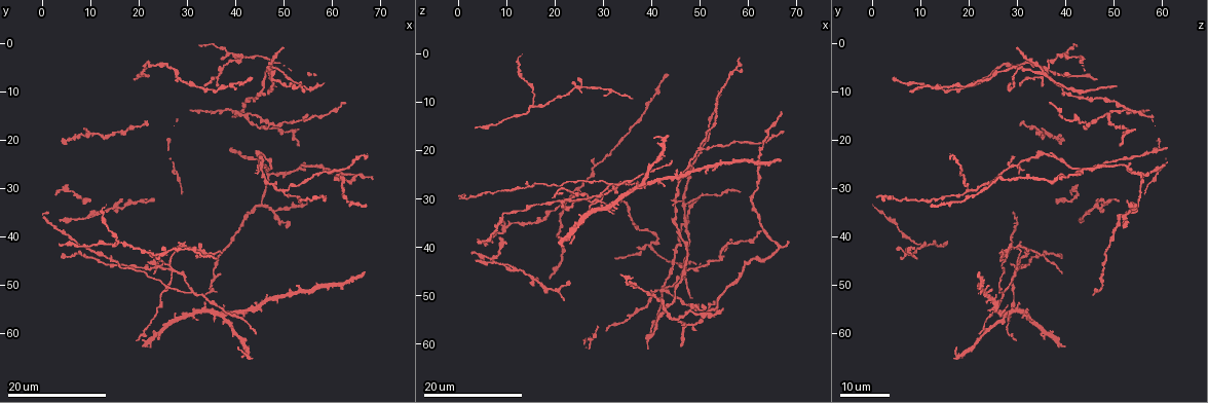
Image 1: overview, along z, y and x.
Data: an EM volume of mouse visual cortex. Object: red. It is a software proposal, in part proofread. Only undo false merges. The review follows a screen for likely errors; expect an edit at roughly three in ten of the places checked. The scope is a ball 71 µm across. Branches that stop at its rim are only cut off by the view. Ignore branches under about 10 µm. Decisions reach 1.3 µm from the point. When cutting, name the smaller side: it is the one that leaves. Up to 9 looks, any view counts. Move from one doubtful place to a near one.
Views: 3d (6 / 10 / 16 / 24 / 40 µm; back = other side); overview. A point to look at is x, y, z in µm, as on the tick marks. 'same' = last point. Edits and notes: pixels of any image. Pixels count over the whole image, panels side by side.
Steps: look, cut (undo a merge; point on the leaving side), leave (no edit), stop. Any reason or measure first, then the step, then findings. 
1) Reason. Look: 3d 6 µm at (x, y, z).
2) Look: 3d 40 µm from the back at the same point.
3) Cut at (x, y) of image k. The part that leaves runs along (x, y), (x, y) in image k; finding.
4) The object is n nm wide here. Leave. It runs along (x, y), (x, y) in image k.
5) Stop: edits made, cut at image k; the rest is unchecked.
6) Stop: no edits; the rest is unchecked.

Three arms meet. Look: 3d 16 µm at (50.0, 31.0, 19.5).

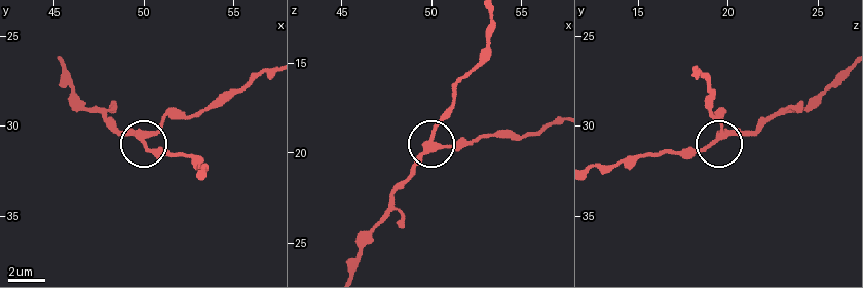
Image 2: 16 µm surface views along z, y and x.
Look: 3d 6 µm at (50.0, 30.8, 19.3).

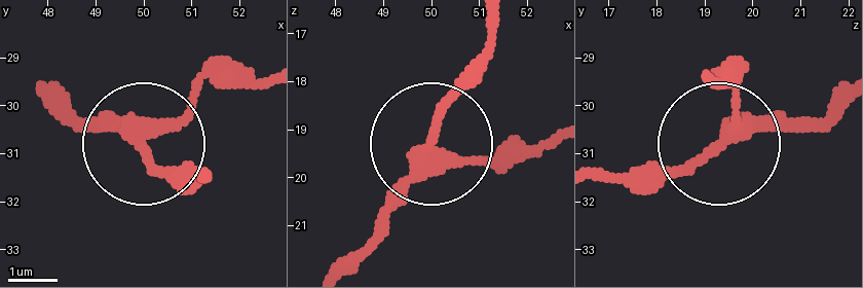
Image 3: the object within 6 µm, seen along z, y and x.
The object is 270 nm wide here. Leave. Continuous, no second neuron.

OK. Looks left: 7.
Thick turns thin. Look: 3d 24 µm at (54.5, 16.0, 42.5).

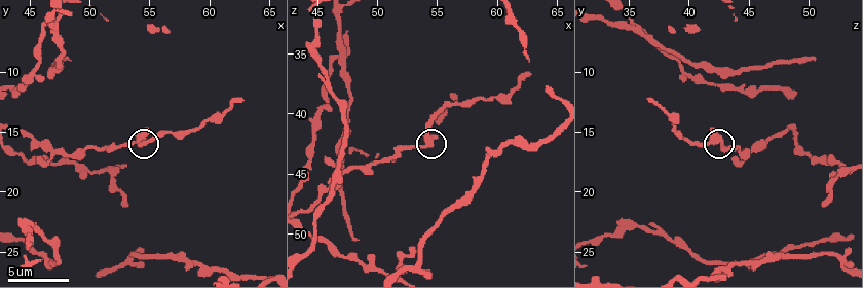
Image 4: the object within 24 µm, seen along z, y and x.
Look: 3d 10 µm at (54.4, 15.8, 42.6).

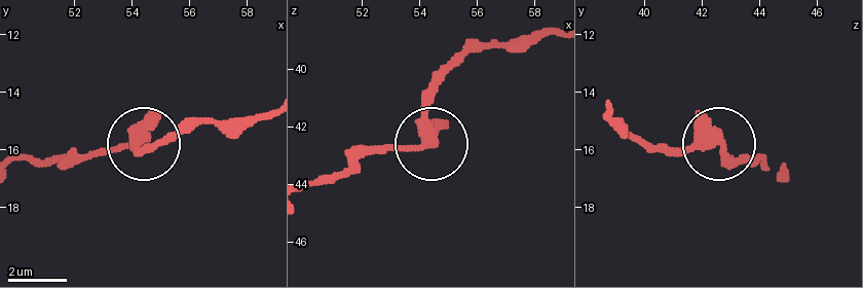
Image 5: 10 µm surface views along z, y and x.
The object is 360 nm wide here. Leave. It runs along (762, 163), (723, 146), (679, 153), (644, 148) in image 5; one neuron here.

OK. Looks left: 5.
Side arm on a straight run. Look: 3d 16 µm at (41.5, 15.0, 49.5).

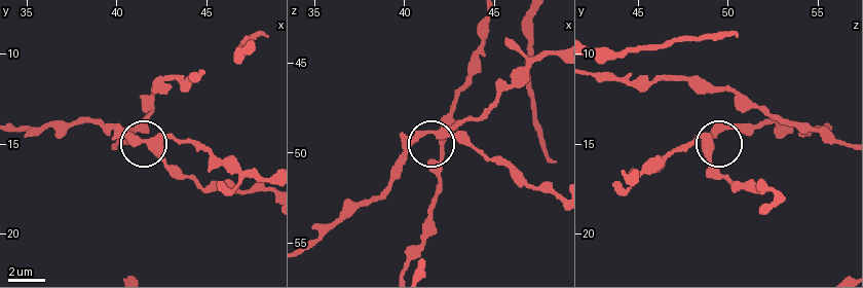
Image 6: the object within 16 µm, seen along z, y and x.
Look: 3d 10 µm at (41.8, 15.0, 48.9).

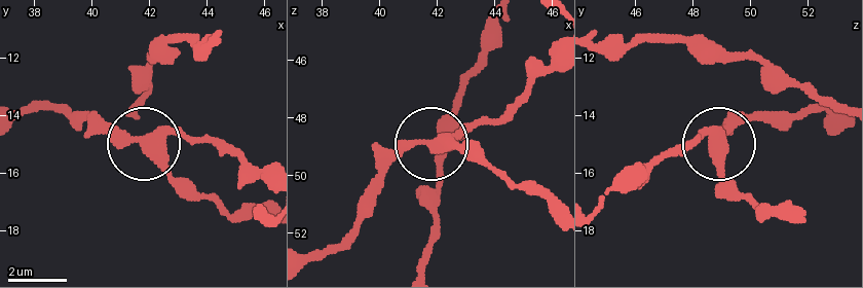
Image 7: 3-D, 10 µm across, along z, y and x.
3 arms meet here. Leave. Continuous, no second neuron.

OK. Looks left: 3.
Four arms meet. Look: 3d 16 µm at (27.0, 47.0, 30.0).

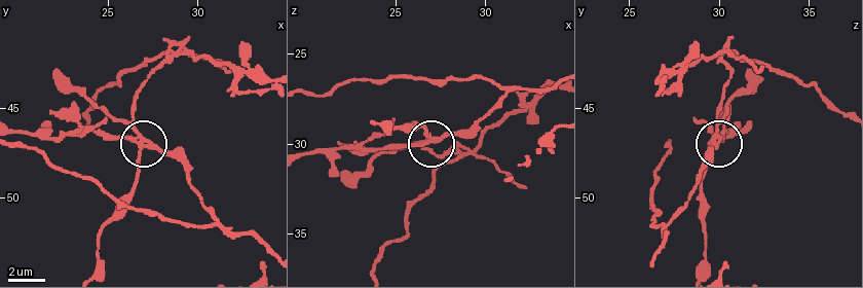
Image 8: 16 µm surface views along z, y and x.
Look: 3d 10 µm at (26.5, 46.7, 30.1).

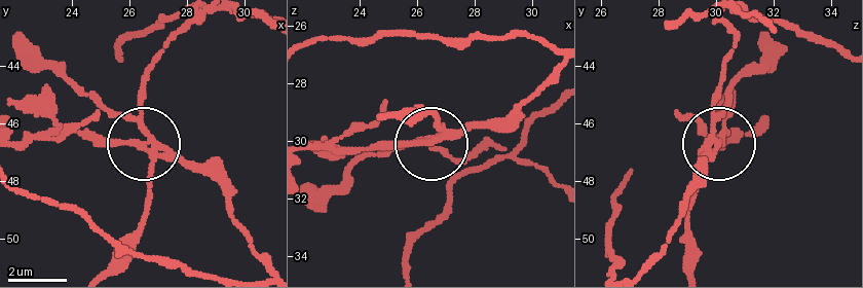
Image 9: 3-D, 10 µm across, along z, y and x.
The object is 210 nm wide here. Cut at (138, 120) of image 9. The part that leaves runs along (171, 152), (146, 126), (143, 96), (158, 51), (202, 20) in image 9; two neurons meet here.

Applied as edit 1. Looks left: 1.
Stop: edits made, cut at image 9; the rest is unchecked.

